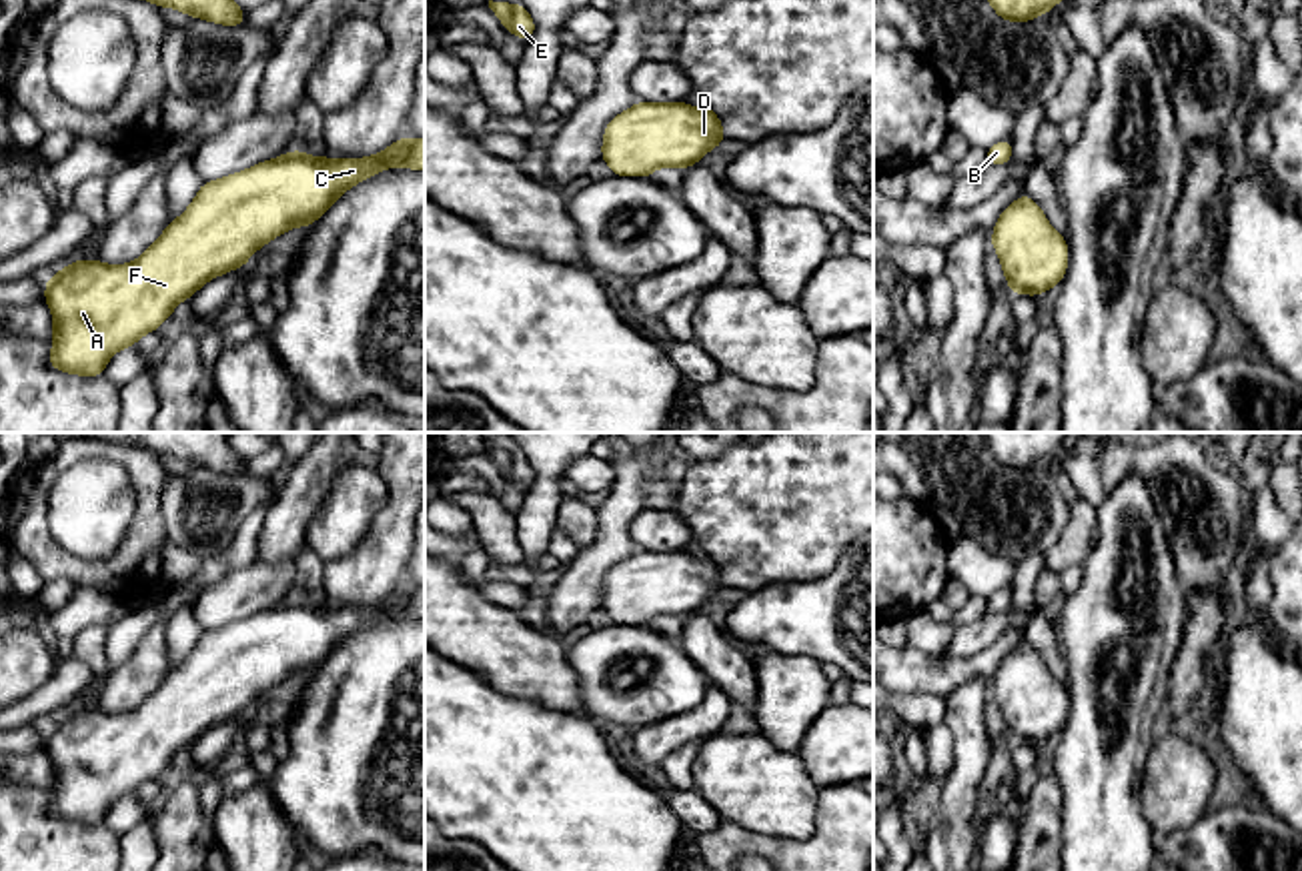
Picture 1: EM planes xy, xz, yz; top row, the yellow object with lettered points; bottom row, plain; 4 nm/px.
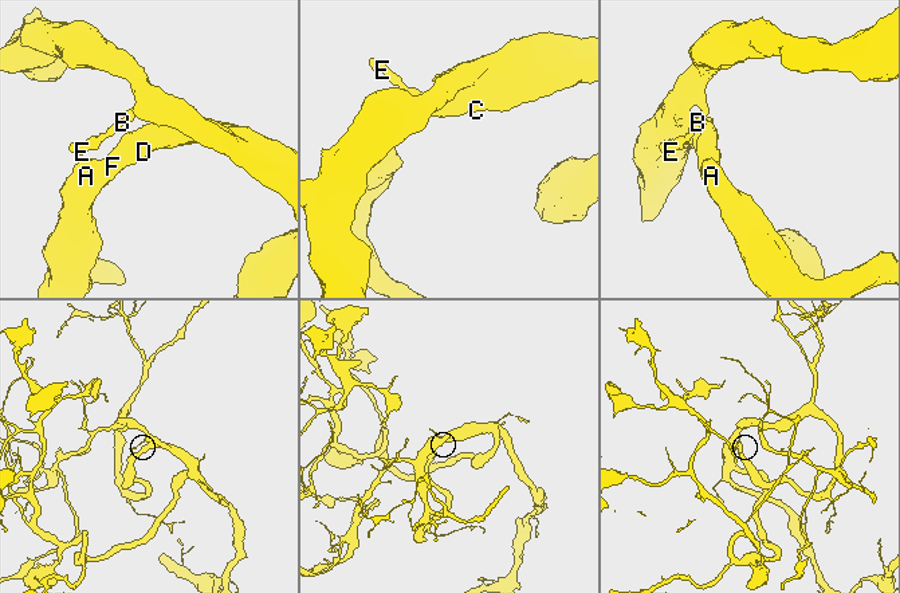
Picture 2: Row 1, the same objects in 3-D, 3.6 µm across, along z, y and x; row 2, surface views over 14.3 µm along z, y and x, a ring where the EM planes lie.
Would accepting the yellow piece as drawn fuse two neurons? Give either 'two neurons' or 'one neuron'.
one neuron

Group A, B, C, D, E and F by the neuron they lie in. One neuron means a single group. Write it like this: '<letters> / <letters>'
A B C D E F

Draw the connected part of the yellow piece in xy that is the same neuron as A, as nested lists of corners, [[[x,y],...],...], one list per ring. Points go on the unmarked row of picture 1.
[[[405,585],[375,605],[355,609],[314,607],[294,597],[238,623],[202,631],[192,653],[138,709],[116,715],[74,709],[46,729],[44,749],[54,765],[48,813],[68,823],[104,823],[114,801],[158,779],[174,755],[204,731],[246,715],[252,701],[288,677],[310,675],[343,641],[389,615],[425,619],[425,589]]]

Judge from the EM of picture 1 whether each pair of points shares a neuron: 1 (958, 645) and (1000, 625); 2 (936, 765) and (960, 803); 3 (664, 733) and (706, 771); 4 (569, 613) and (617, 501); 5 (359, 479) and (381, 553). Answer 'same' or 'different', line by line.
1: same
2: different
3: different
4: same
5: different

